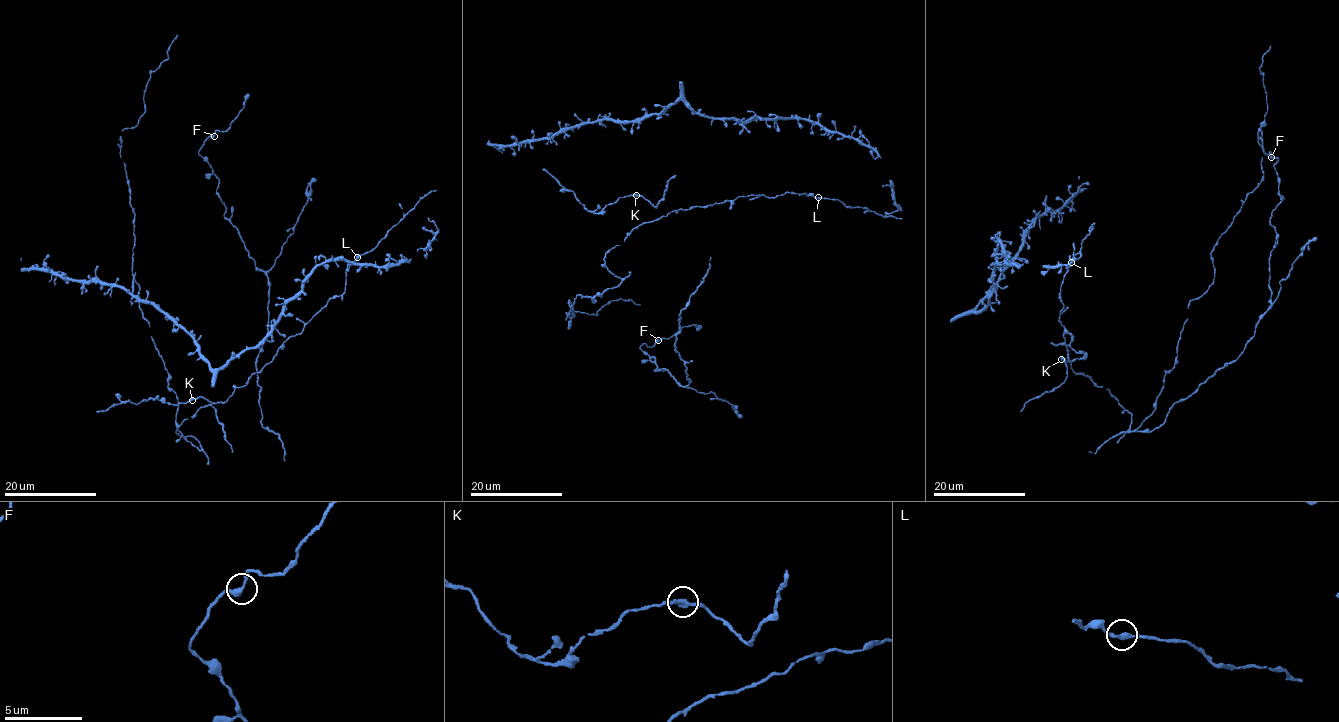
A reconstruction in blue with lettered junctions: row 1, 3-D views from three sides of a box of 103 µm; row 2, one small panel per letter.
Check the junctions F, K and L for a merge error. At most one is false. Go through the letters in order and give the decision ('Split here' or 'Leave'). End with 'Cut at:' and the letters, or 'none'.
F: Leave
K: Leave
L: Leave
Cut at: none

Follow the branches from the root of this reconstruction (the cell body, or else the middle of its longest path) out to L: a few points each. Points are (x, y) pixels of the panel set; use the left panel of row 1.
L: (316, 313), (331, 298), (343, 293), (346, 270), (357, 257)

